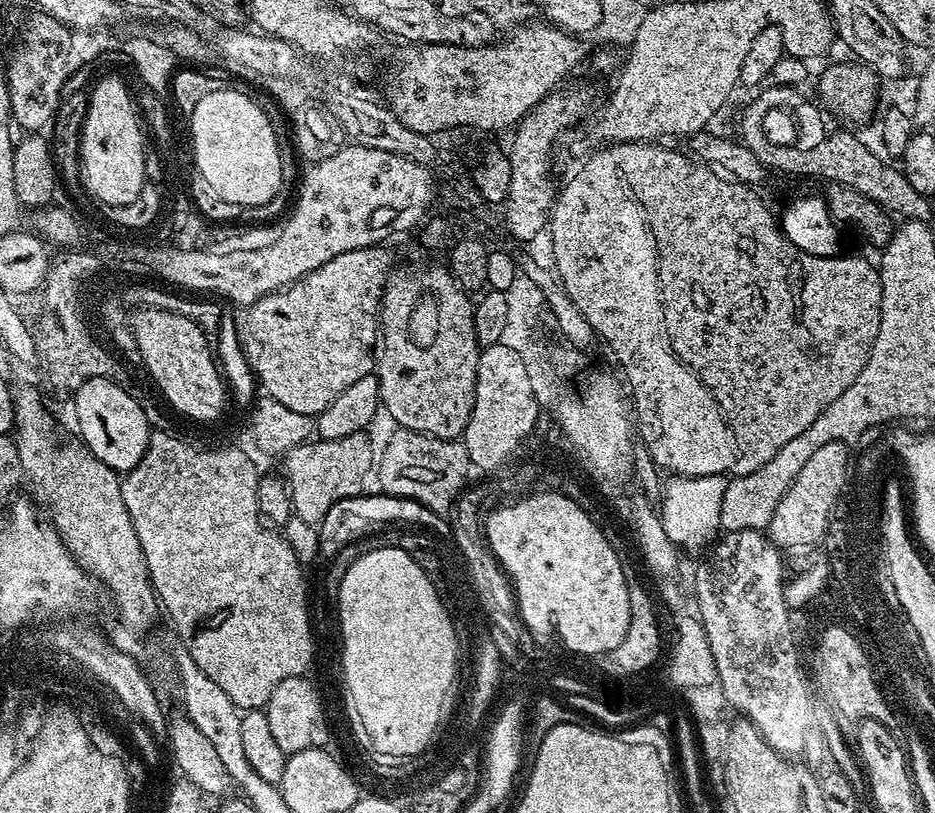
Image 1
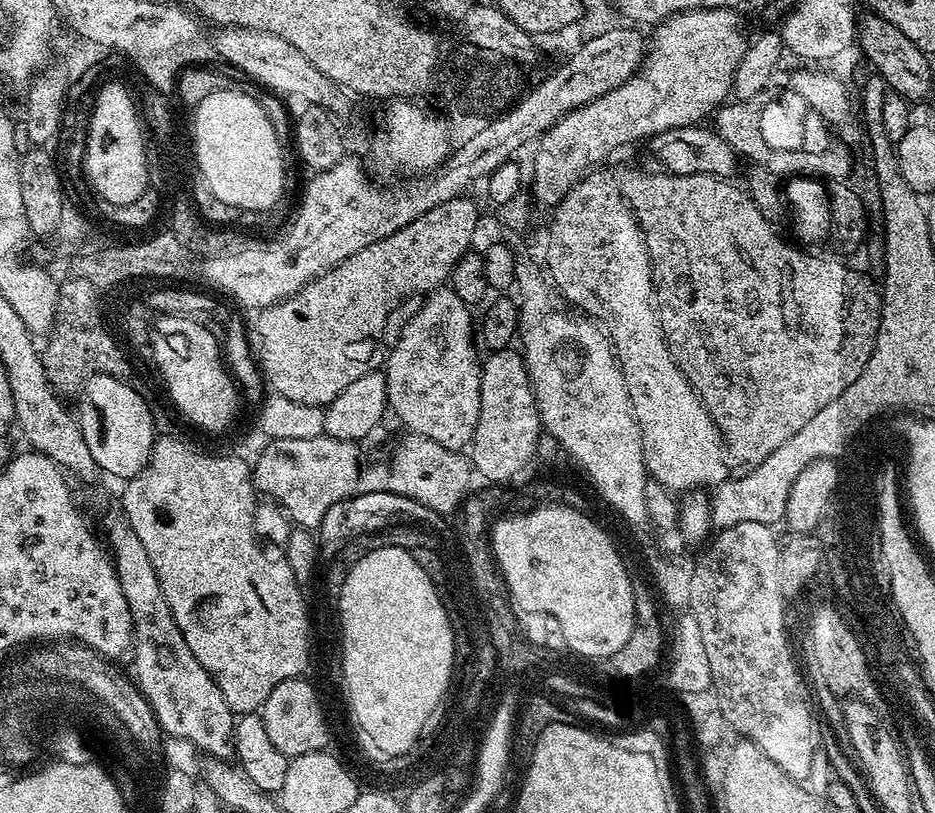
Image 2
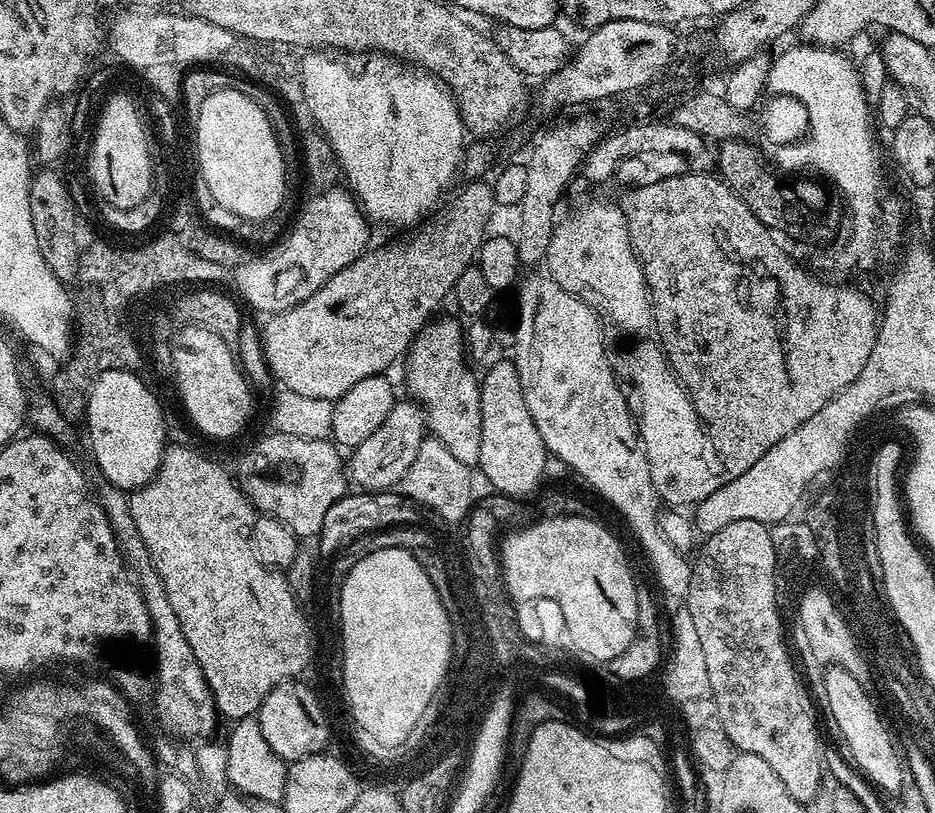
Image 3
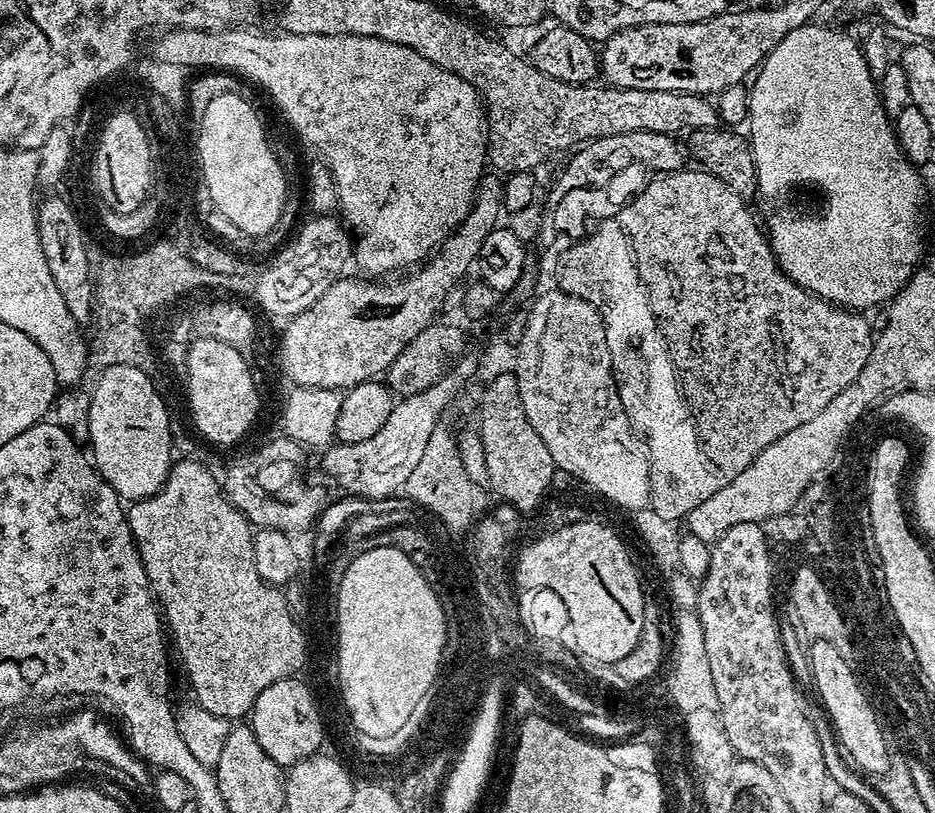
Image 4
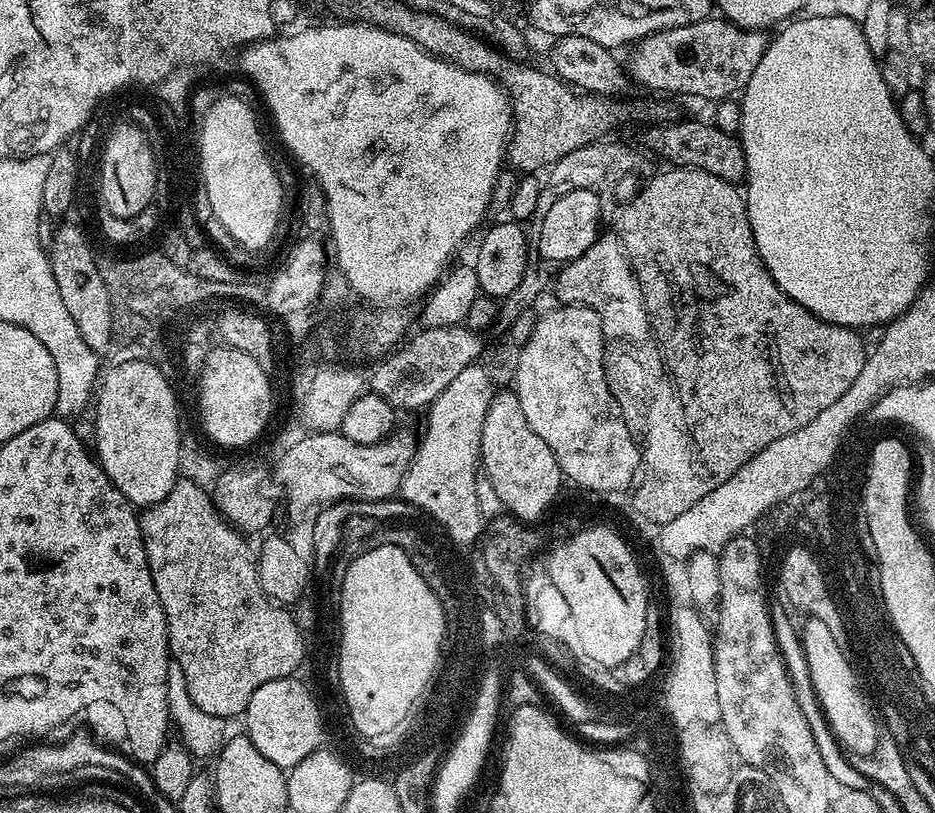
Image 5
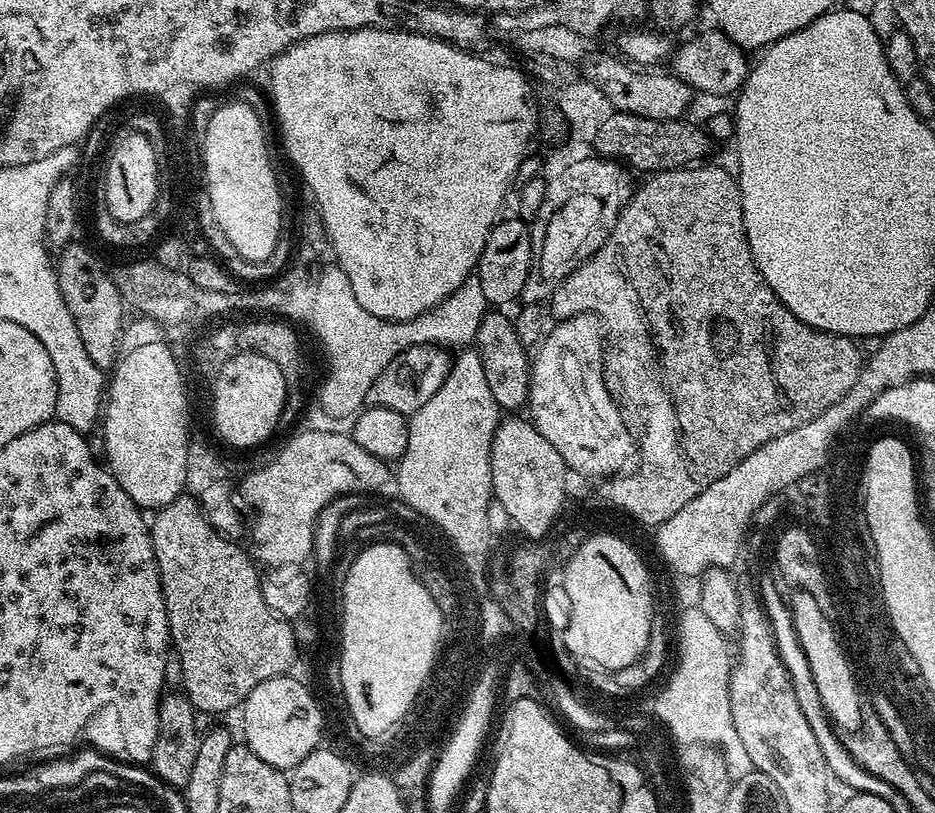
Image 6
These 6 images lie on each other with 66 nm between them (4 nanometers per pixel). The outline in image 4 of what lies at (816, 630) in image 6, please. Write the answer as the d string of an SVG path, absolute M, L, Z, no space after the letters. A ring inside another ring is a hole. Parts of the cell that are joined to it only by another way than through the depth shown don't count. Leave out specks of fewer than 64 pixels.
M811 641L807 649L807 659L811 664L811 683L816 684L816 692L824 703L823 711L831 721L832 730L838 741L839 747L849 756L852 755L855 767L861 773L879 774L888 769L890 751L888 752L888 740L884 737L884 728L856 677L857 669L846 662L838 650L826 641Z

